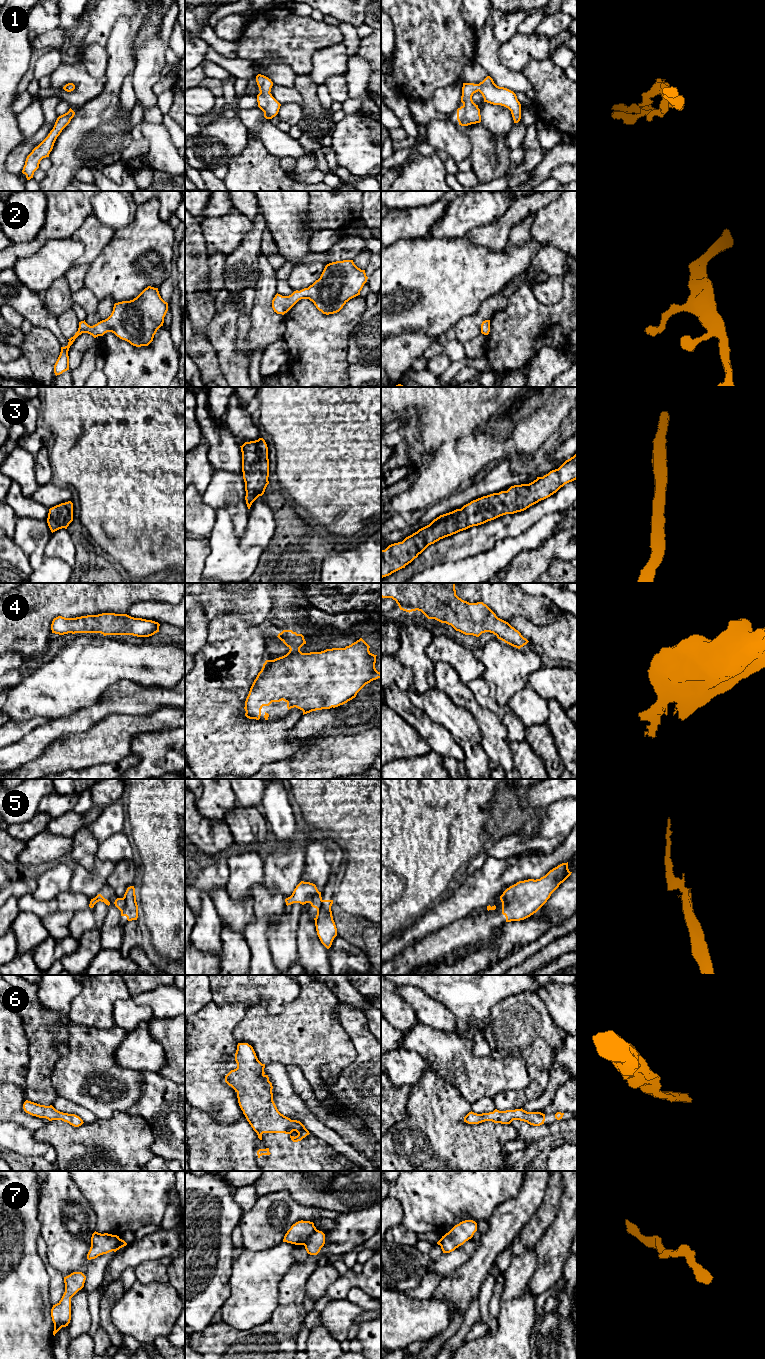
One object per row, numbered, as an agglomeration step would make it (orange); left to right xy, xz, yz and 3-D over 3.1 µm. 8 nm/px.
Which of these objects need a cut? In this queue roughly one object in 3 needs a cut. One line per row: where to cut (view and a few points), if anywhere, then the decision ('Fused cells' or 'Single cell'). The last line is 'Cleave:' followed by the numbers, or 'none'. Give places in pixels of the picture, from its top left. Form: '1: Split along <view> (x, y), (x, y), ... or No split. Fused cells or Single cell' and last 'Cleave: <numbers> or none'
1: No split. Single cell
2: No split. Single cell
3: No split. Single cell
4: No split. Single cell
5: Split along xy (123, 897), (125, 906), (121, 911). Fused cells
6: No split. Single cell
7: Split along xz (316, 1229), (303, 1244). Fused cells
Cleave: 5, 7

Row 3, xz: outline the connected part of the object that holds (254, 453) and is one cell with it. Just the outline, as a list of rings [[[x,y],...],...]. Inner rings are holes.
[[[263,438],[245,442],[241,447],[242,472],[245,482],[246,504],[250,509],[252,503],[265,492],[269,484],[268,447]]]

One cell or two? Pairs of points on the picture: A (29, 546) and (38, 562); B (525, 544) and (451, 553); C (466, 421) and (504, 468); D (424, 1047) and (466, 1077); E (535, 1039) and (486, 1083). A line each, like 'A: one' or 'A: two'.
A: two
B: two
C: two
D: one
E: two

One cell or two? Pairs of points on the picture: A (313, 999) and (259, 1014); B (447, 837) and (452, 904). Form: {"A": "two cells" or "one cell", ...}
{"A": "one cell", "B": "two cells"}

